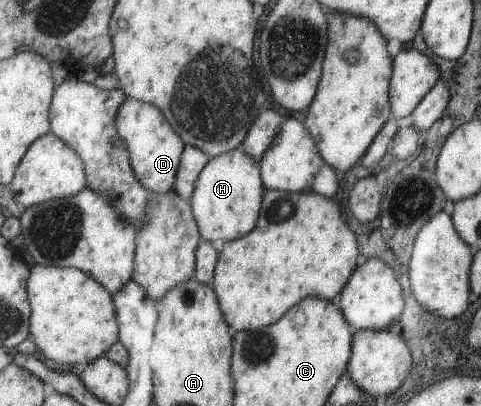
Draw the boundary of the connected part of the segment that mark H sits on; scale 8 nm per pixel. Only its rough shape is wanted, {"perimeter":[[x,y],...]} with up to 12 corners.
{"perimeter":[[240,147],[209,158],[188,199],[201,239],[255,227],[264,188]]}

